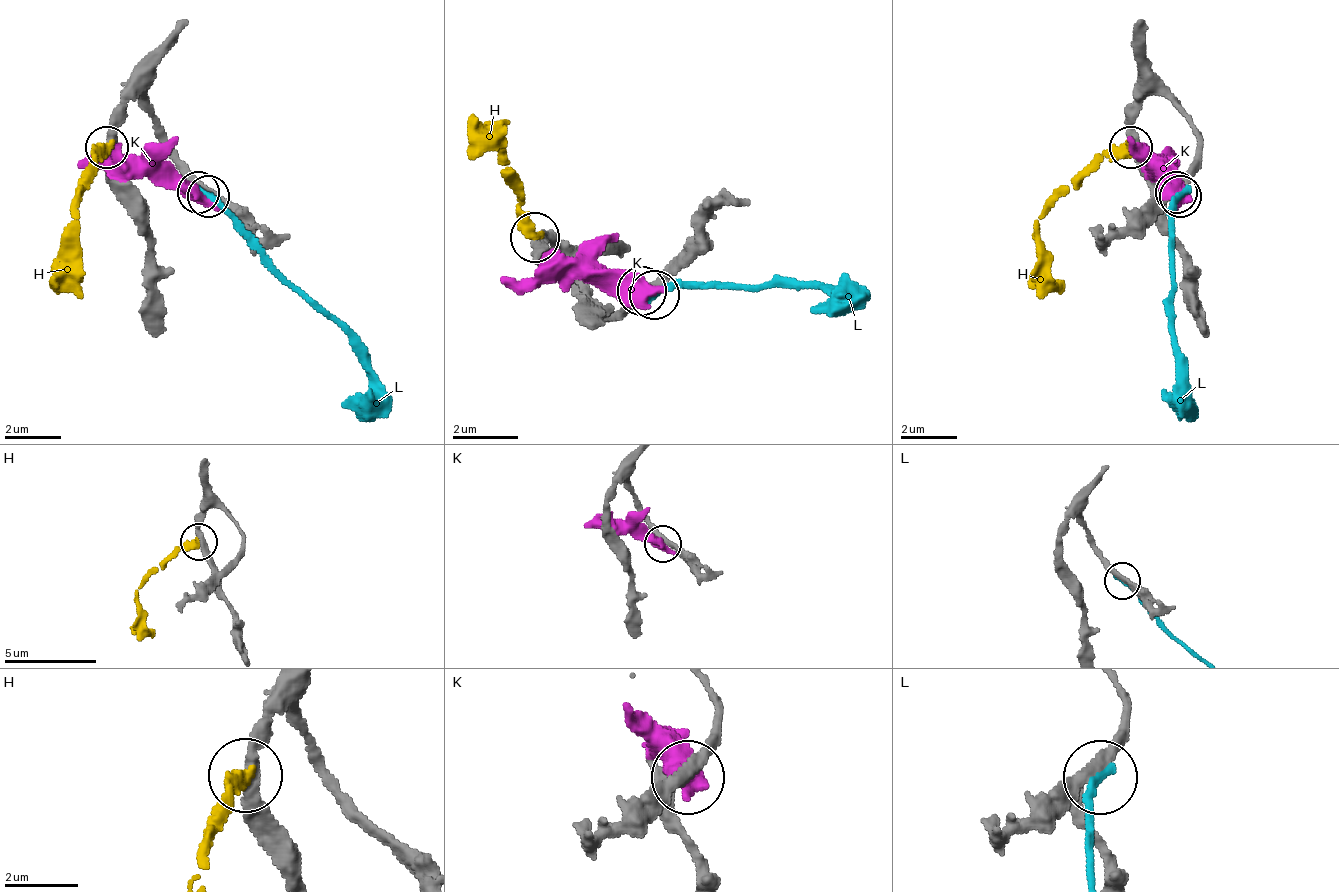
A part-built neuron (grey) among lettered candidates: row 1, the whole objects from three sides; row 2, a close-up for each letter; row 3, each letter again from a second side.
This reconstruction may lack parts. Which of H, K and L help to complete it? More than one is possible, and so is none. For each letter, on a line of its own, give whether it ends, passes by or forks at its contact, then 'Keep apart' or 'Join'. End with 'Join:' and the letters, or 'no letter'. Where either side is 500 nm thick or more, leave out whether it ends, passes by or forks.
H: It ends there. Join
K: Keep apart
L: It ends there. Keep apart
Join: H

